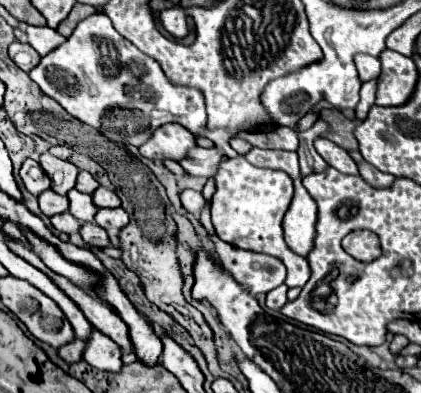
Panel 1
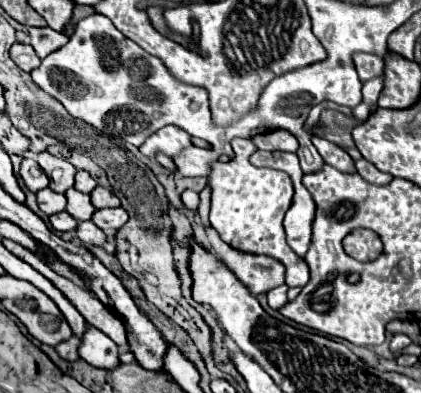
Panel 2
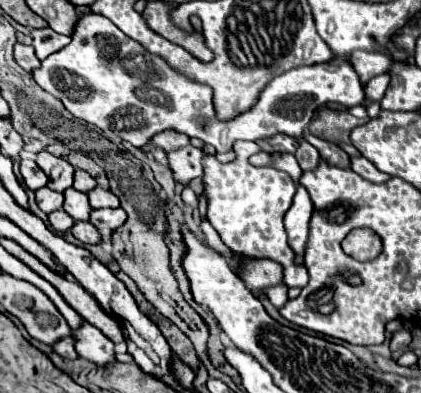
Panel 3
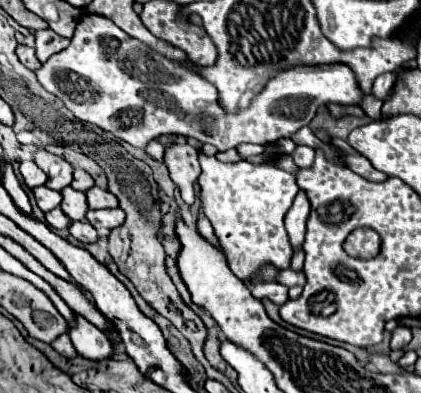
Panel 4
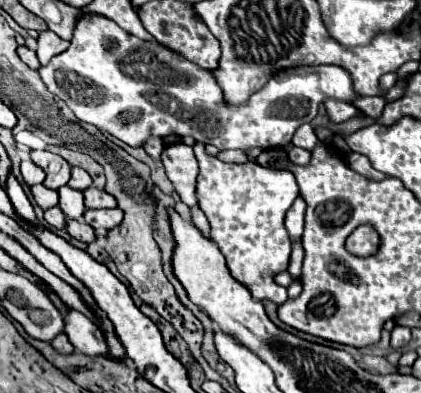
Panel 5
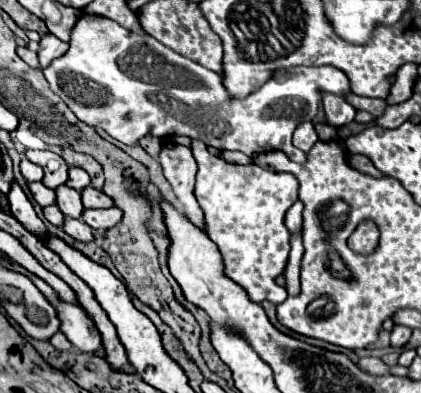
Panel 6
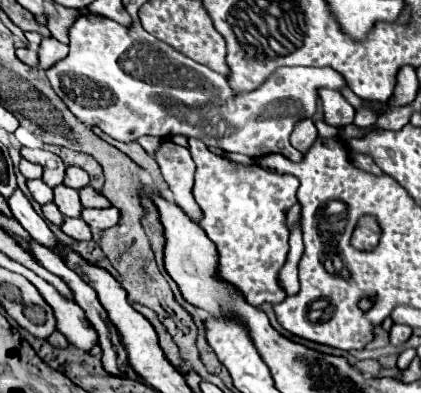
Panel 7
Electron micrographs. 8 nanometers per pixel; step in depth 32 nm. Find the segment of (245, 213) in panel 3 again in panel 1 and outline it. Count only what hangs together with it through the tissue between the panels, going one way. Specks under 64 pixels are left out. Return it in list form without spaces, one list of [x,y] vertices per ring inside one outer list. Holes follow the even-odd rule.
[[[232,138],[231,146],[240,156],[224,160],[218,164],[214,174],[216,192],[212,196],[212,224],[216,234],[224,242],[244,242],[246,250],[264,252],[280,259],[286,267],[285,284],[289,288],[303,287],[310,278],[310,267],[306,258],[294,254],[288,244],[284,244],[282,218],[290,206],[294,186],[286,172],[256,168],[242,154],[252,149],[252,145],[240,138]]]

